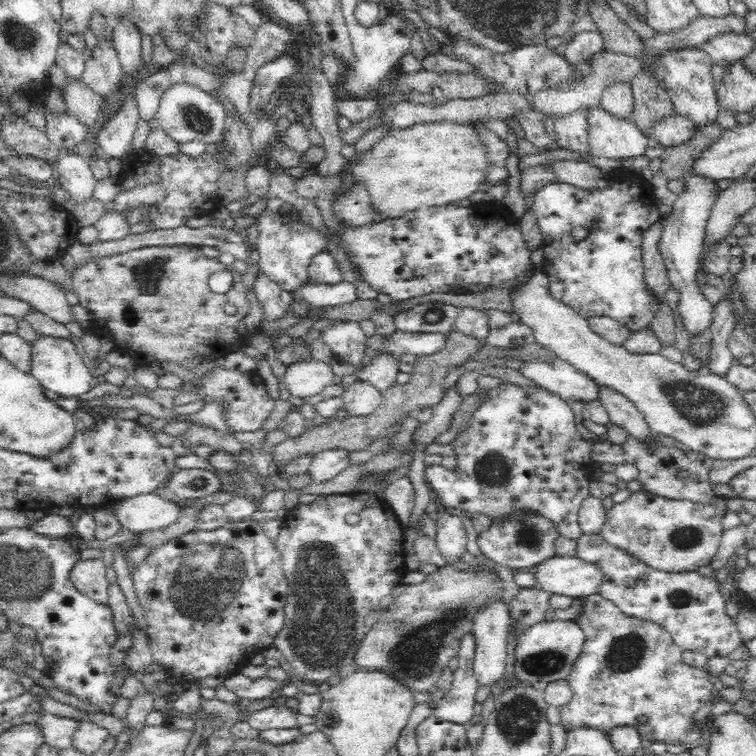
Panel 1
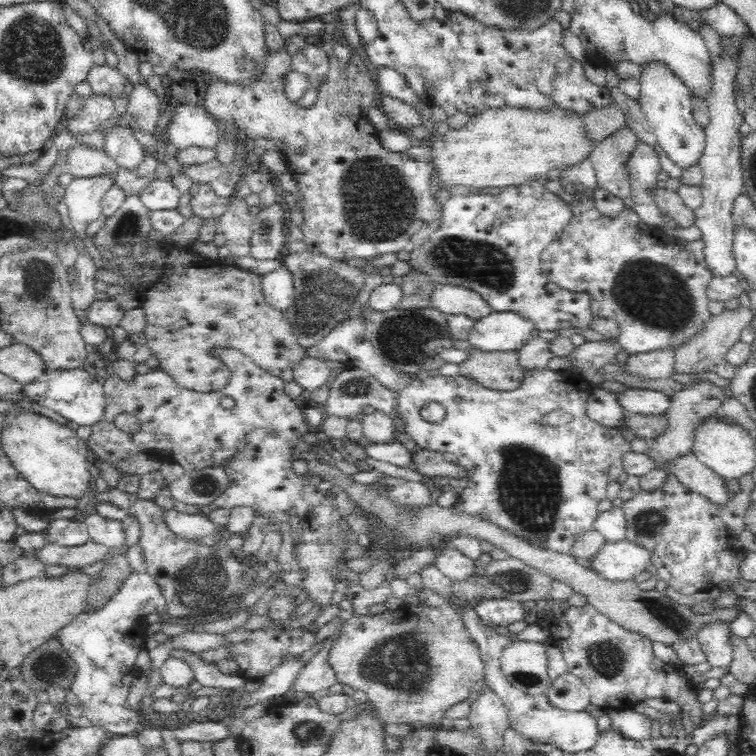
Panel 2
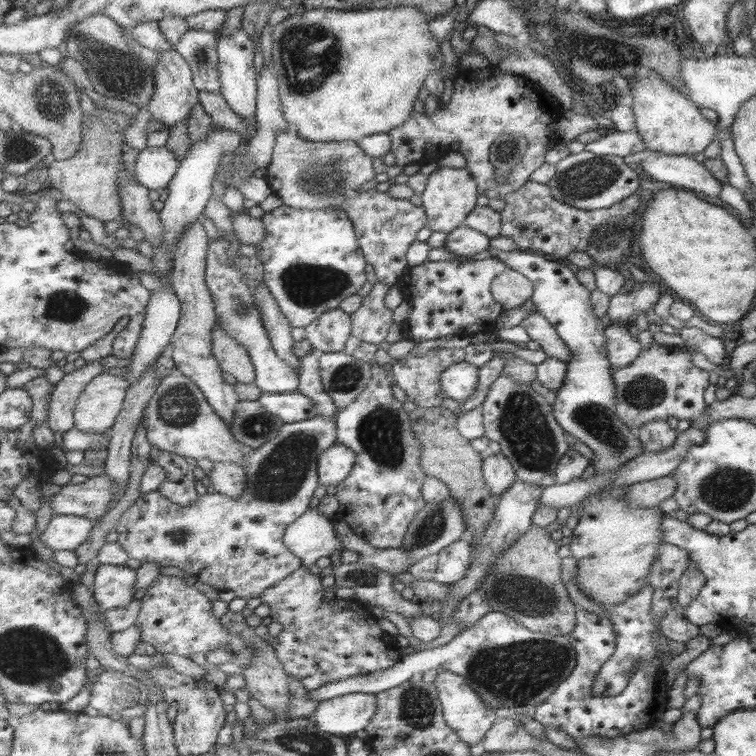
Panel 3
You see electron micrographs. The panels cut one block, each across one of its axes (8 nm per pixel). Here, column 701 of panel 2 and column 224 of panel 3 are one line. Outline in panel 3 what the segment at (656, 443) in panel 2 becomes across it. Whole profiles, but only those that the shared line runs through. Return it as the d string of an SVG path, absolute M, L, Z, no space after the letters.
M201 219L197 220L195 224L191 224L179 240L179 246L177 246L174 257L176 263L172 270L173 278L171 279L172 287L181 299L183 316L181 316L179 327L173 335L169 354L175 362L174 366L181 369L185 376L189 376L195 384L199 385L209 404L212 404L217 414L227 424L231 425L235 420L236 408L240 400L237 392L235 392L234 384L229 384L223 380L224 370L213 350L213 334L219 318L213 294L206 280L209 247L207 230L201 224Z

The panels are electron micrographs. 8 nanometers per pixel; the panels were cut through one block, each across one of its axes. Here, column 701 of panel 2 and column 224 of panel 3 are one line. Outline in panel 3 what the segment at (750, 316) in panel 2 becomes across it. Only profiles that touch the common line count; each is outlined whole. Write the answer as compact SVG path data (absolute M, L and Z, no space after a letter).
M219 324L214 329L213 350L224 372L231 374L240 383L256 382L255 364L247 348L241 346Z

